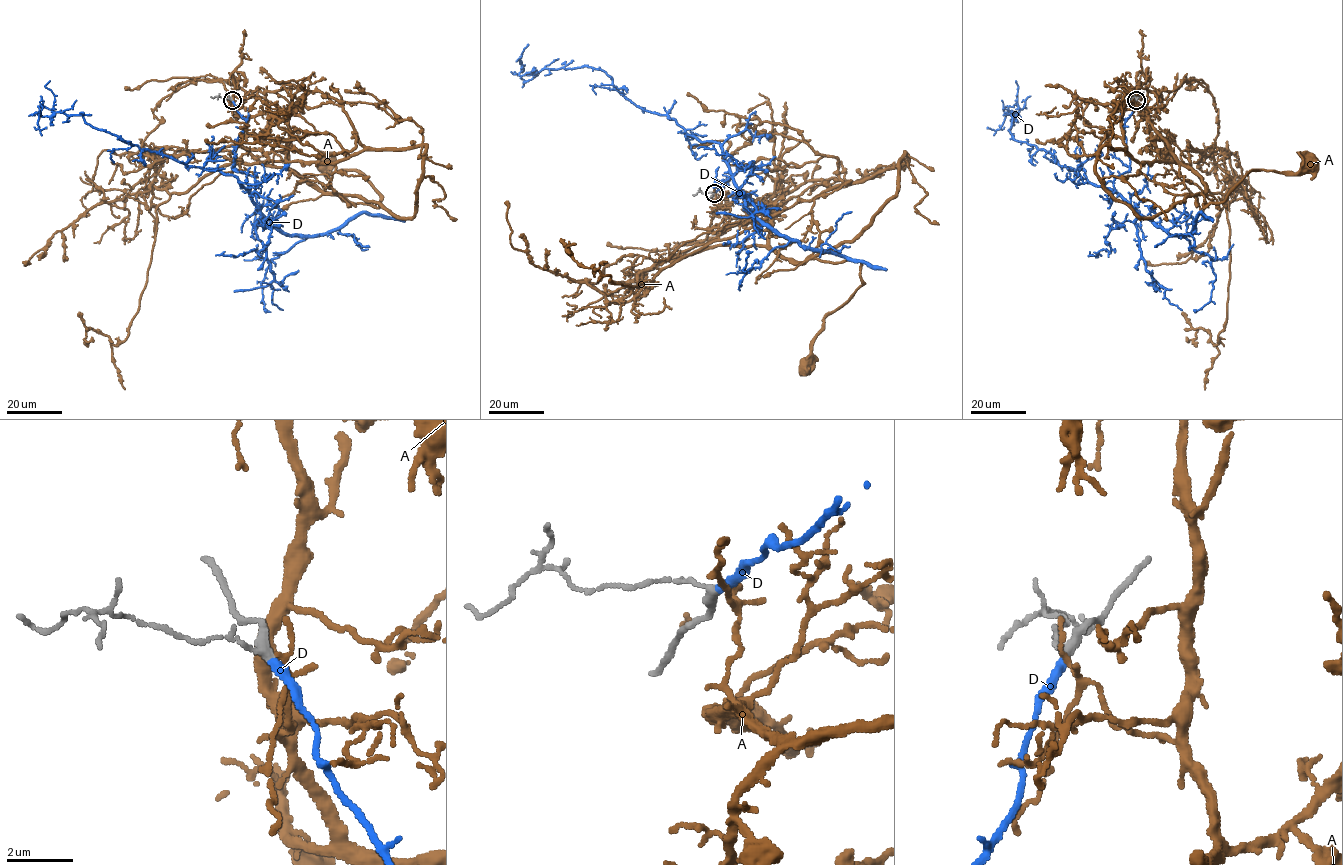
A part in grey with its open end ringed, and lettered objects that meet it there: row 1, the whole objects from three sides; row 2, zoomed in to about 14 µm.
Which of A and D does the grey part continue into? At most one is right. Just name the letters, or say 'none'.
D

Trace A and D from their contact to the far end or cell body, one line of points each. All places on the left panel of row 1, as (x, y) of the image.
A: (232, 100), (239, 116), (285, 111), (287, 167), (377, 207), (380, 193), (360, 173), (326, 173), (321, 164)
D: (231, 101), (245, 121), (234, 169), (254, 178), (251, 192), (81, 115), (39, 112), (46, 127)

